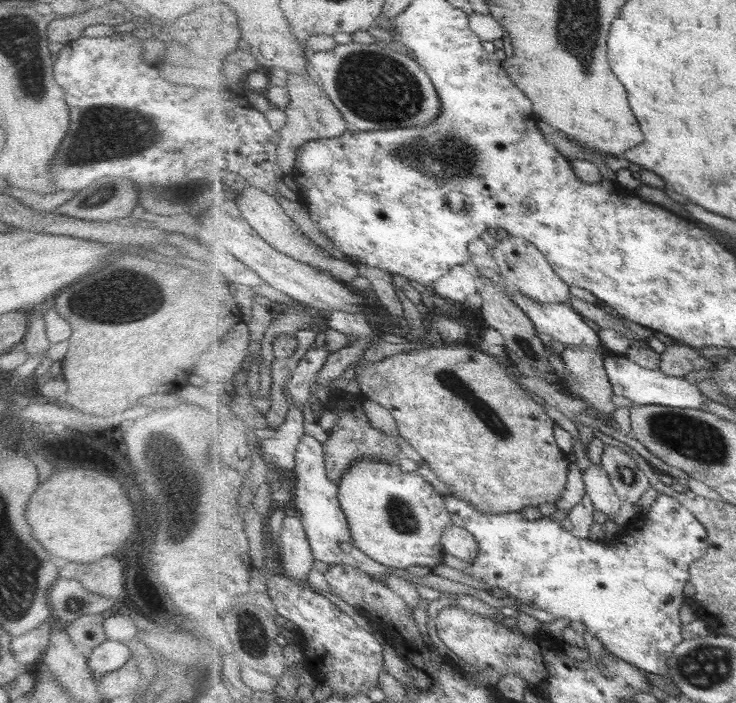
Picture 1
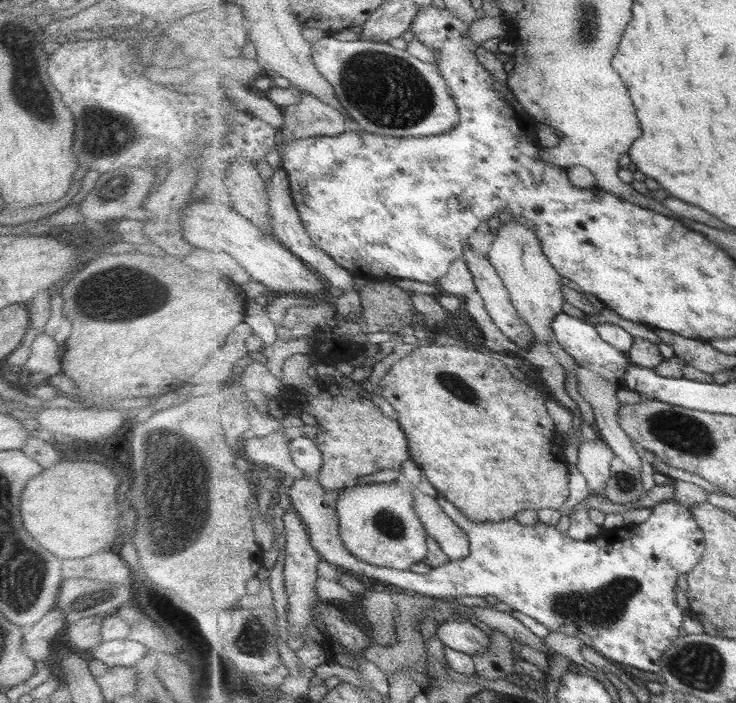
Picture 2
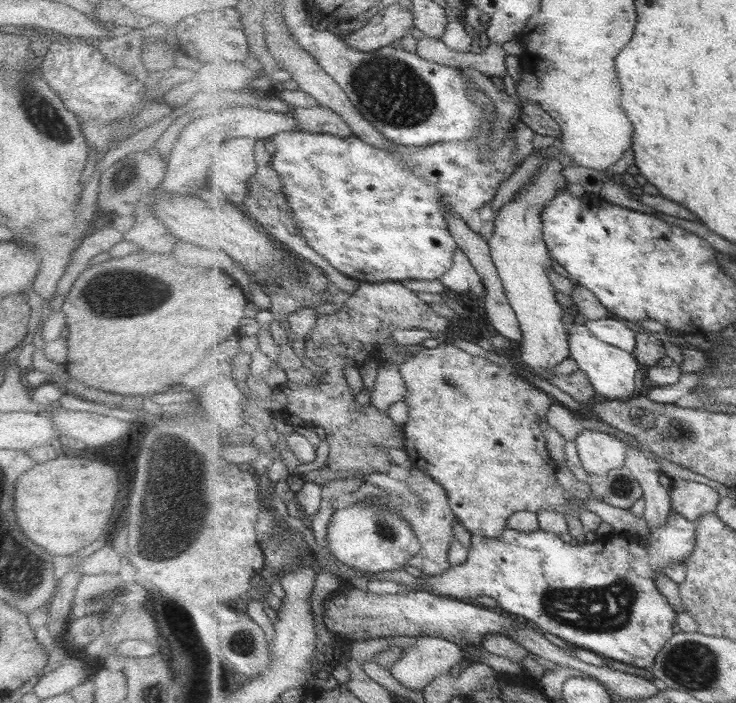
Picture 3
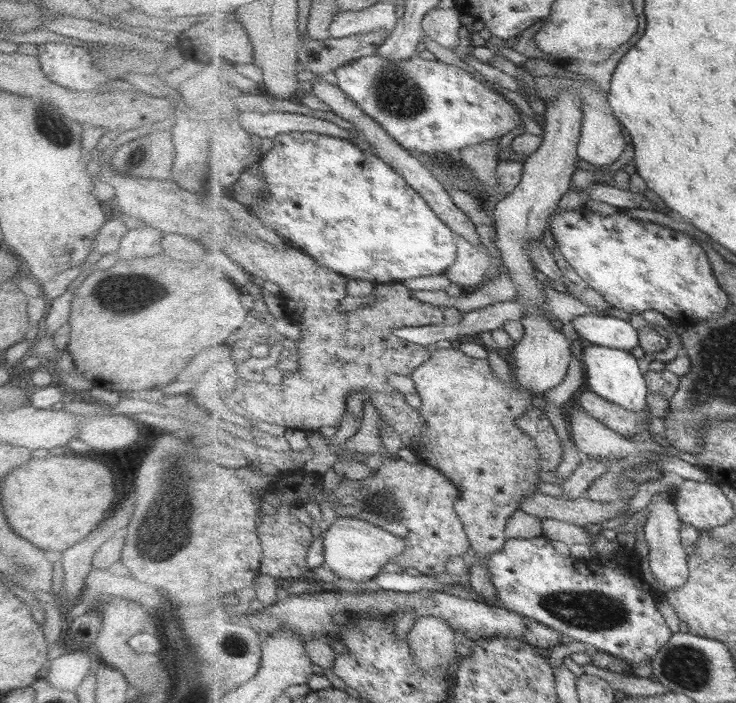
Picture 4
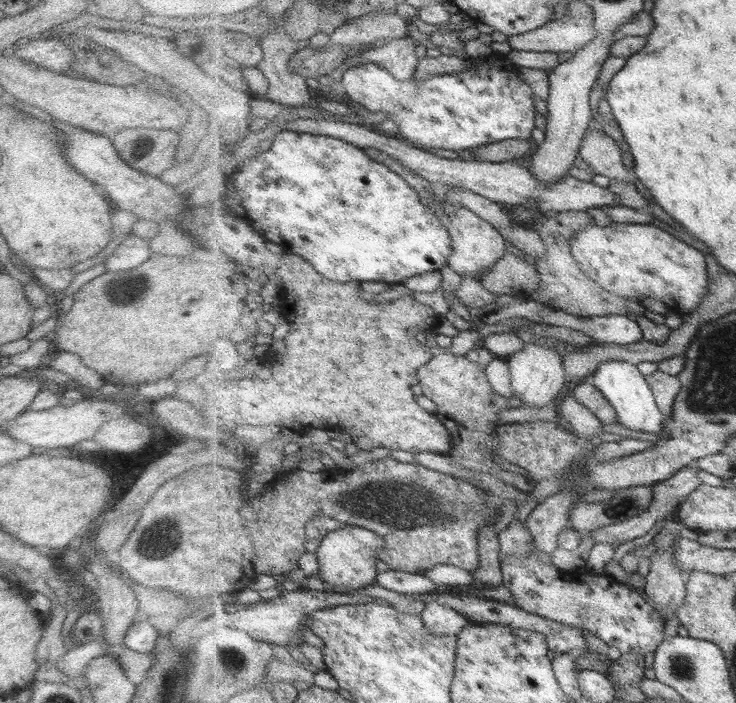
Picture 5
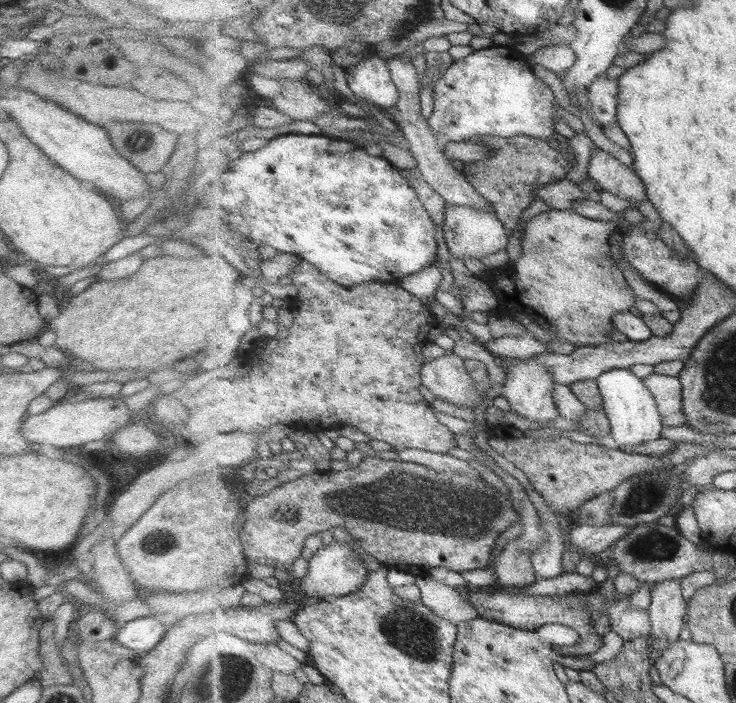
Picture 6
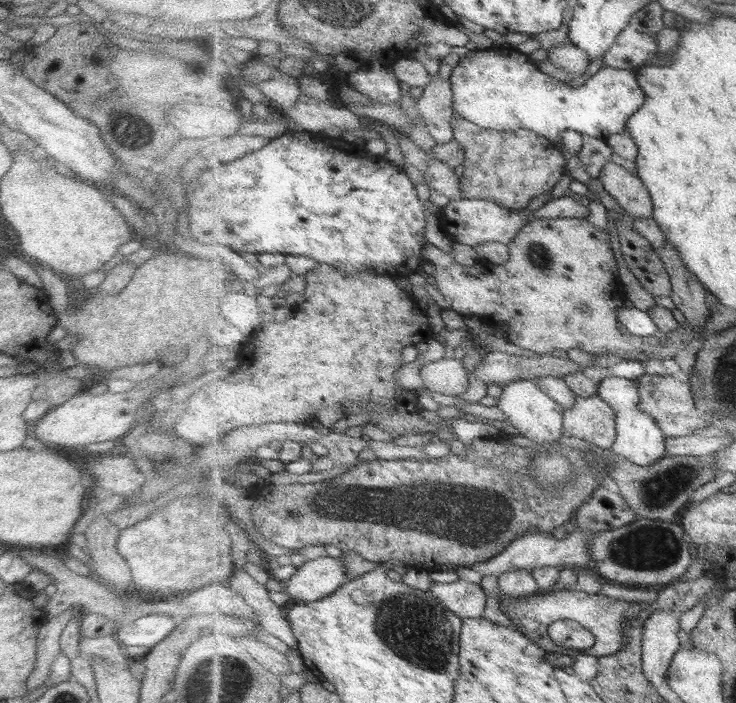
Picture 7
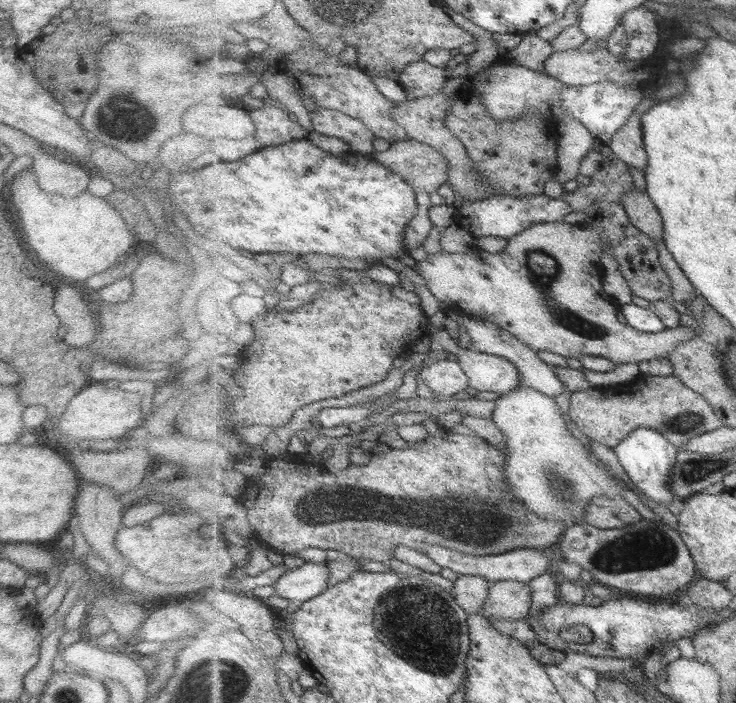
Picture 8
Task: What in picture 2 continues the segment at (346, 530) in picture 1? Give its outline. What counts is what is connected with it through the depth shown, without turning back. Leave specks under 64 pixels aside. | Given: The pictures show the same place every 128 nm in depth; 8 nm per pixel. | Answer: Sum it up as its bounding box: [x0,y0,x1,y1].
[290,437,706,674]

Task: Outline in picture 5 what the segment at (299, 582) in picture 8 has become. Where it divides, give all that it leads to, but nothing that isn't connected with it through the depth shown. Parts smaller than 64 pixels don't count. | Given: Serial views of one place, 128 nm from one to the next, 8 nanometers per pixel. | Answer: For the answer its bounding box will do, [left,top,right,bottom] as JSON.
[316,525,386,593]

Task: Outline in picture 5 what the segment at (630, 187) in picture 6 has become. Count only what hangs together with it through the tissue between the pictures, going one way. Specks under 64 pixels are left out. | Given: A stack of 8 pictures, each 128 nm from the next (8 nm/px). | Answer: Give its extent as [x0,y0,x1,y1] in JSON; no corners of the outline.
[580,129,637,185]

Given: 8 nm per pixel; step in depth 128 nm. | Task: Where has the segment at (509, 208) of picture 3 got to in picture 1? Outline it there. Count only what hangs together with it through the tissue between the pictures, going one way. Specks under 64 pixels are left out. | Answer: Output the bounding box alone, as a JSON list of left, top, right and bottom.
[493,234,570,303]

